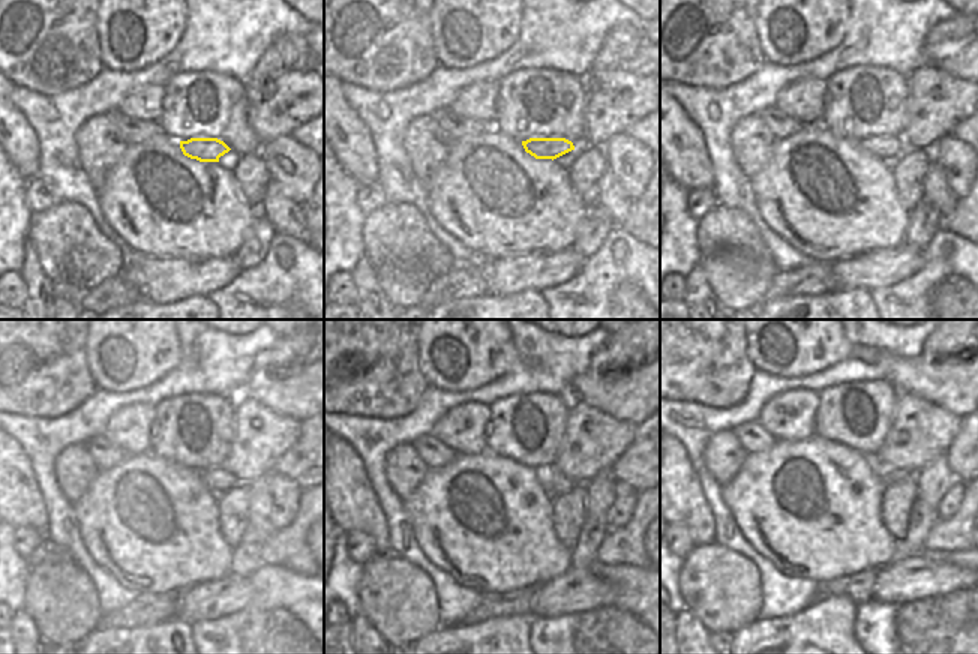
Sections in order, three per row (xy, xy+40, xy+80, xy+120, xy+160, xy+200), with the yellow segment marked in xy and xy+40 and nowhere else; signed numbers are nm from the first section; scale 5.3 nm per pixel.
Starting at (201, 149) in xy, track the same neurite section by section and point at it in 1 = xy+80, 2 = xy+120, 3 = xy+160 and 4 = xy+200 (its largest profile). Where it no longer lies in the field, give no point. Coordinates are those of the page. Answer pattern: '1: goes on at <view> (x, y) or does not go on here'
1: goes on at xy+80 (882, 146)
2: goes on at xy+120 (218, 480)
3: goes on at xy+160 (552, 482)
4: goes on at xy+200 (890, 476)

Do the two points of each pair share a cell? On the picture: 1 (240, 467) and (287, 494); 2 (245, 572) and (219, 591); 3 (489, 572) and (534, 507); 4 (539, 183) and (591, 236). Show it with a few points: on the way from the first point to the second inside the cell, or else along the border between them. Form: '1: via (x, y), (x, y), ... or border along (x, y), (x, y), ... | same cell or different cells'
1: border along (273, 470), (260, 482) | different cells
2: border along (231, 572), (248, 579) | different cells
3: via (498, 555), (521, 533), (521, 524) | same cell
4: border along (588, 207), (572, 248) | different cells

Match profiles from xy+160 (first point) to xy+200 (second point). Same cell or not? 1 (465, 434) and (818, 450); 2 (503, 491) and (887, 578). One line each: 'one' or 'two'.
1: two
2: two

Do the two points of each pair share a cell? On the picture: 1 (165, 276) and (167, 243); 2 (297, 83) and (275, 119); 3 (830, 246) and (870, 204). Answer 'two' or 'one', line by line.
1: two
2: one
3: one

